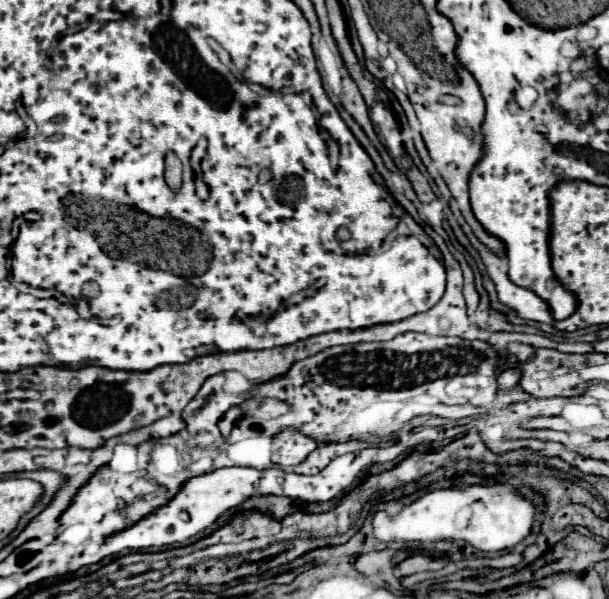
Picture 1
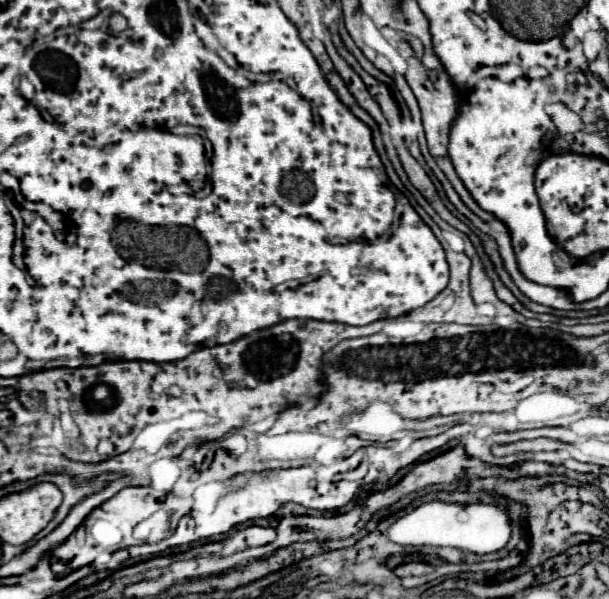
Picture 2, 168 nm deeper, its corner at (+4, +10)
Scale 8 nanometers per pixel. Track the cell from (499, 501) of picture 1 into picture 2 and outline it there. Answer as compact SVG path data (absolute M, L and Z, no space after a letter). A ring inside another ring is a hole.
M427 501L413 511L399 517L389 525L389 539L399 545L435 545L435 547L459 547L473 553L491 553L507 545L511 537L509 511L501 503L445 503Z

